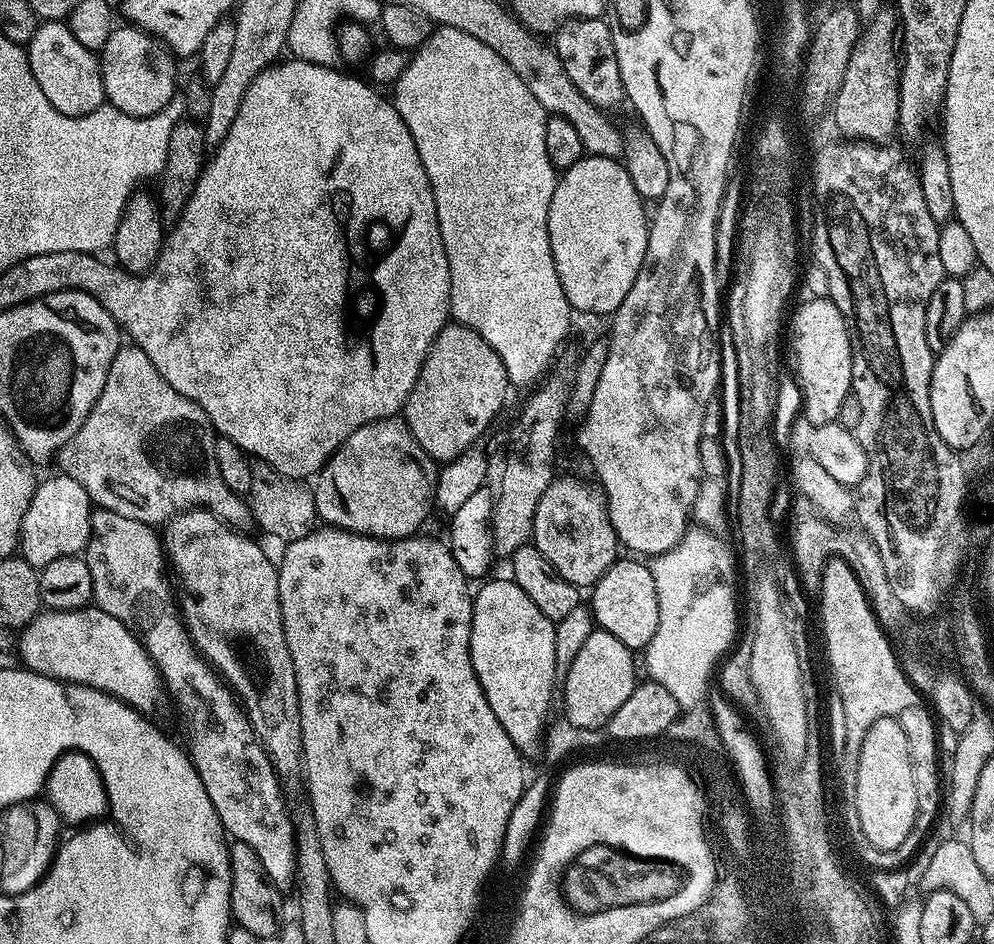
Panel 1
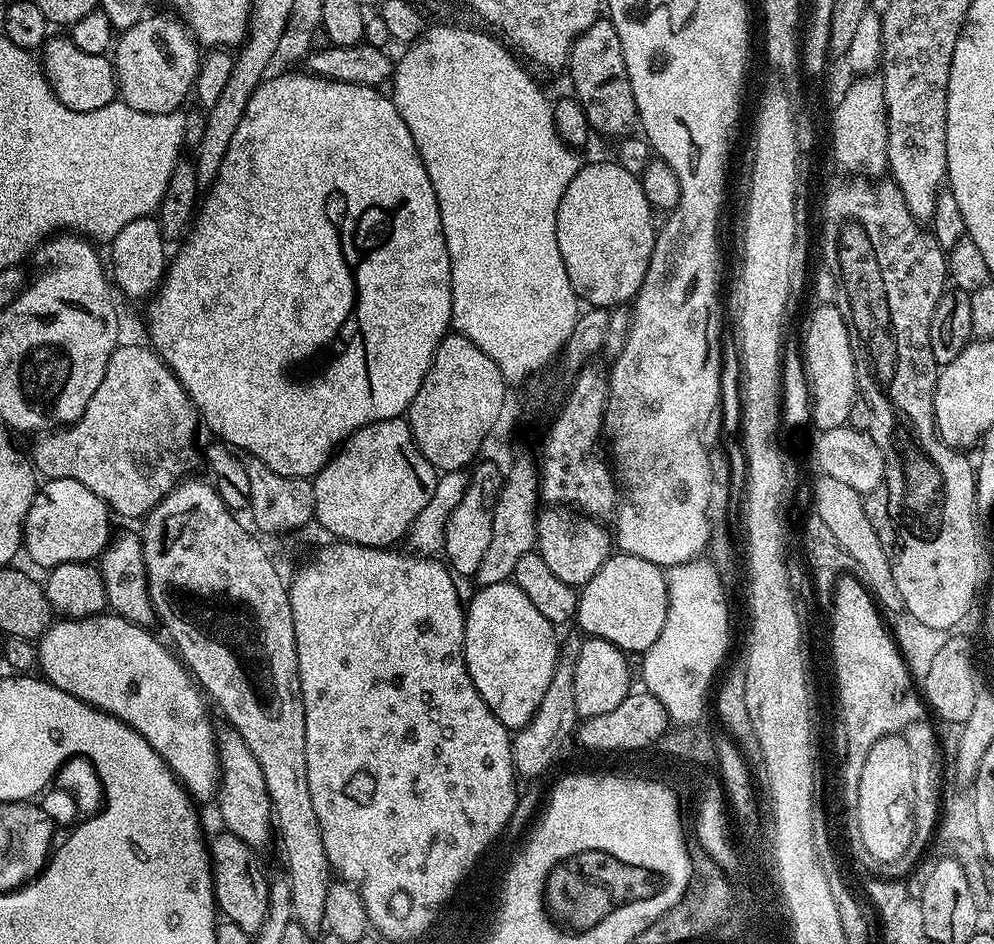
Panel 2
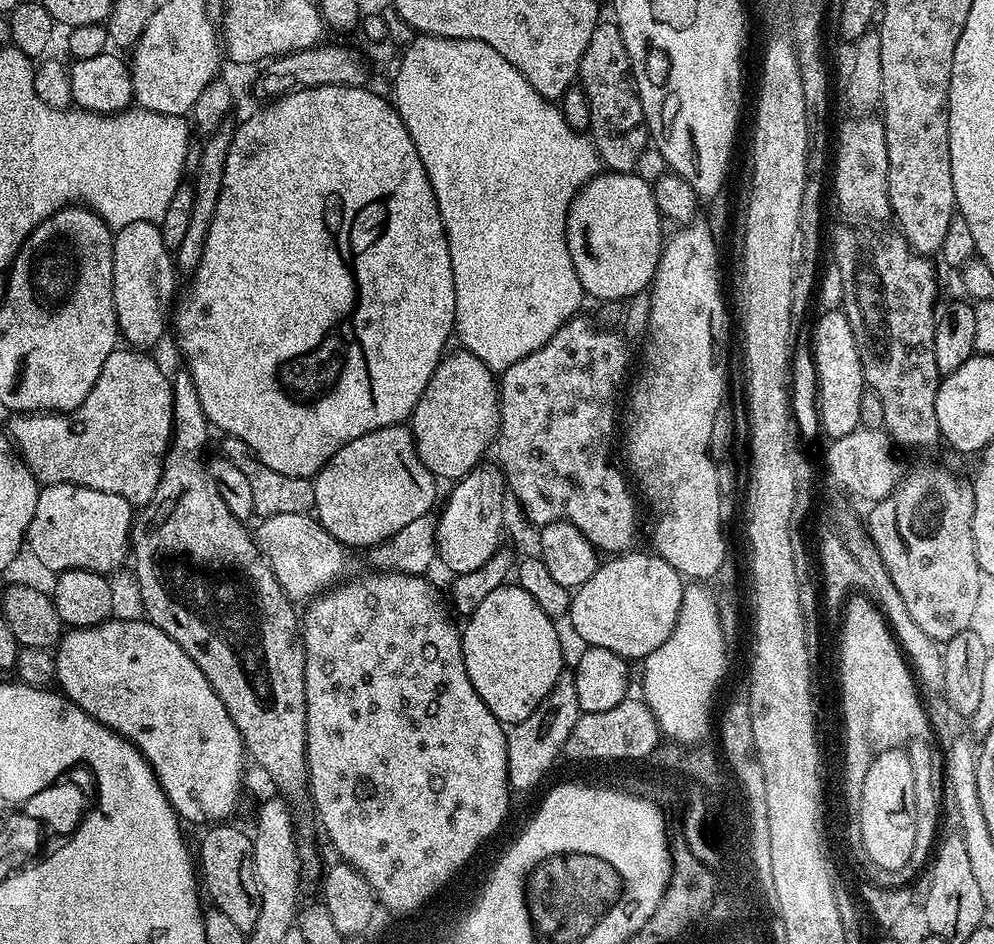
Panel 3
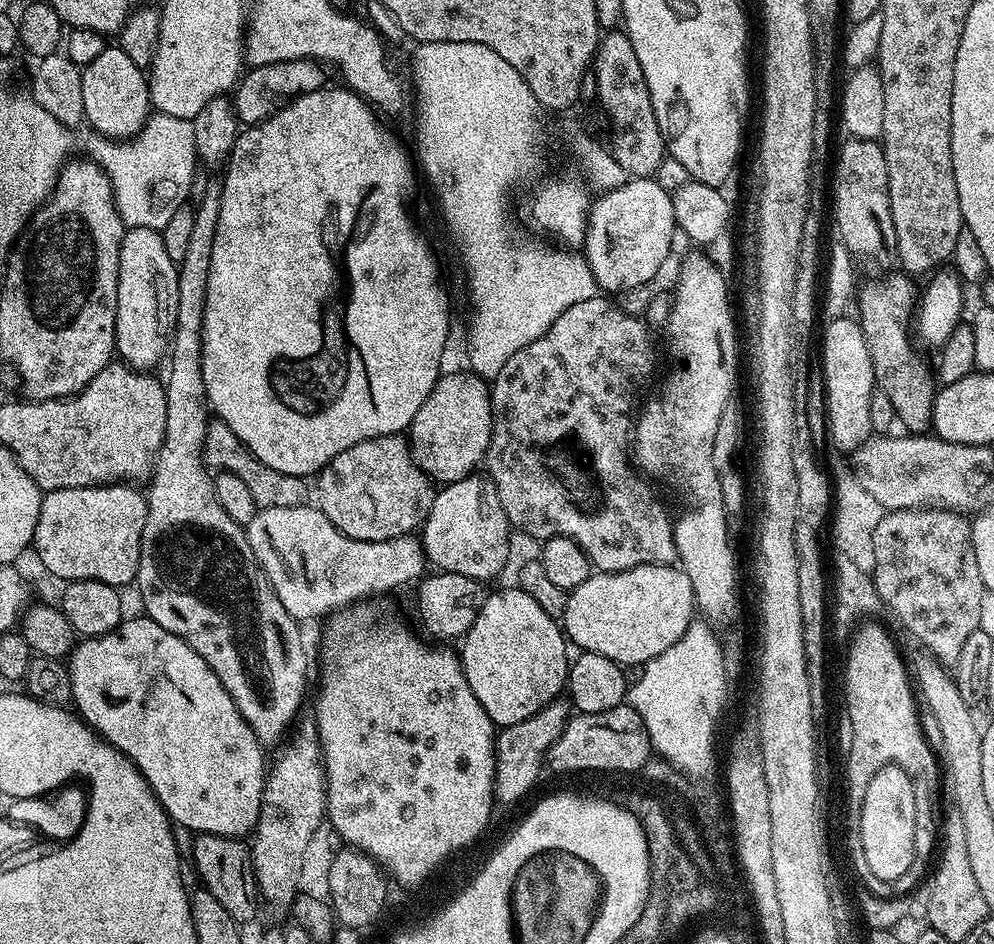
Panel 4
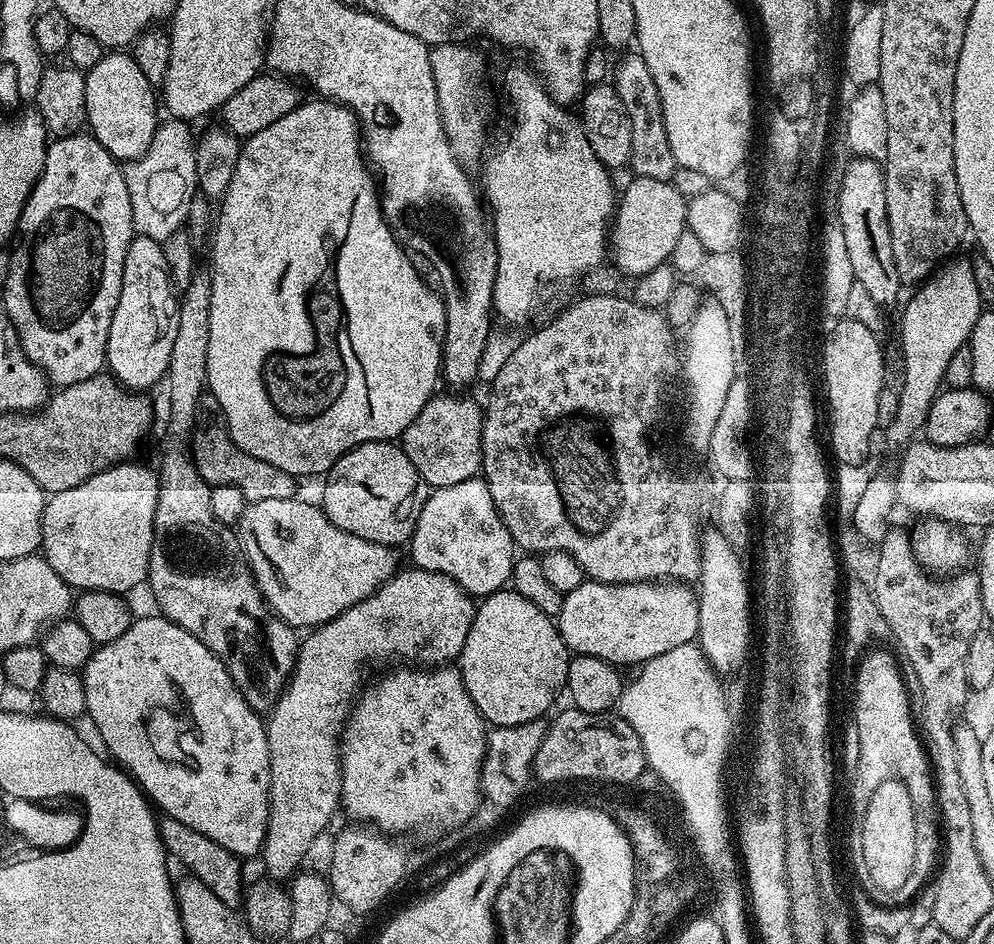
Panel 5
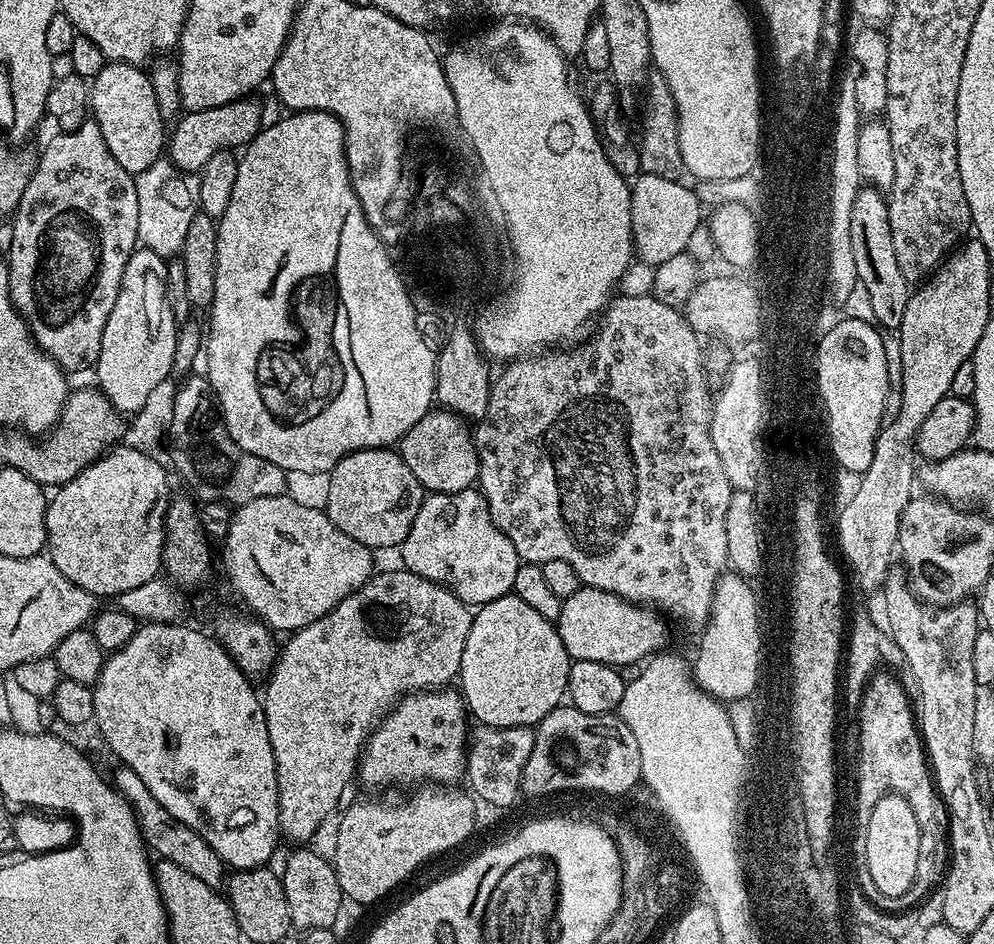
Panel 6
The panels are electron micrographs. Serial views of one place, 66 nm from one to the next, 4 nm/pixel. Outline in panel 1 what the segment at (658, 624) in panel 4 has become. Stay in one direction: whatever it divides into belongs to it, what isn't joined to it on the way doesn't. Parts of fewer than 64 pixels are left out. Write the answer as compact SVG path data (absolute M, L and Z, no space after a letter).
M620 558L617 559L616 563L609 566L604 577L591 589L590 607L595 623L603 631L614 634L614 638L618 638L618 642L622 642L627 648L644 650L654 638L654 630L658 630L658 590L654 586L654 574L651 567L639 559L628 559L632 560Z

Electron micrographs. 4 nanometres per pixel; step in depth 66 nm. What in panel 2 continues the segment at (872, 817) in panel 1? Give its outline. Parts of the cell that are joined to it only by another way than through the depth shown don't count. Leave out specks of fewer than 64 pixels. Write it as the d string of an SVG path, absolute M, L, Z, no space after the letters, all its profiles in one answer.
M903 735L884 736L870 749L862 776L858 783L858 824L861 826L862 841L875 861L894 862L901 854L906 854L916 827L912 825L912 768L910 766L910 749L906 747Z

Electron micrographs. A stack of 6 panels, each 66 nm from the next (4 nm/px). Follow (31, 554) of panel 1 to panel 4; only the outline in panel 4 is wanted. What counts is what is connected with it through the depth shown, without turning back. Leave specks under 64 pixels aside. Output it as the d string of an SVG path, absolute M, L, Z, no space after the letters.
M117 482L115 484L94 484L91 488L67 488L66 490L54 490L43 493L38 510L38 526L34 526L31 547L36 548L36 556L40 559L40 564L52 576L57 576L60 582L71 582L73 580L97 580L106 582L111 588L123 589L123 584L131 585L138 574L138 558L140 557L140 547L142 546L142 526L146 526L146 514L148 513L148 502L143 491L139 487L128 482Z

